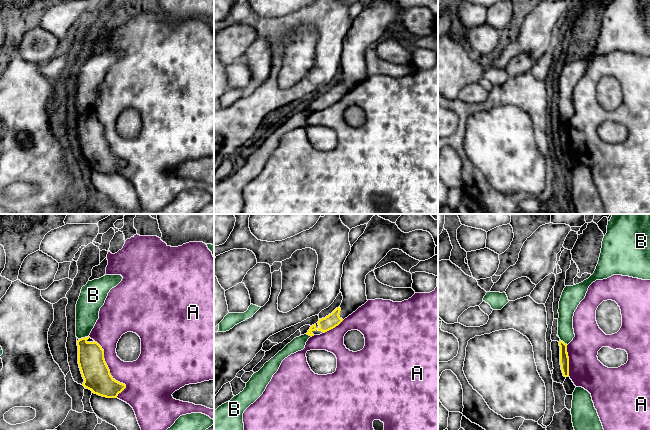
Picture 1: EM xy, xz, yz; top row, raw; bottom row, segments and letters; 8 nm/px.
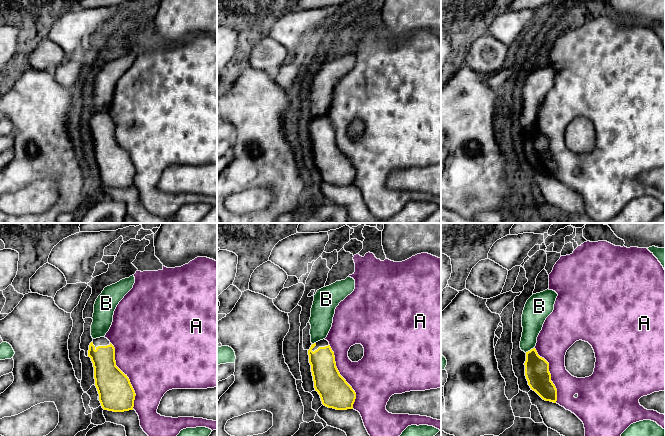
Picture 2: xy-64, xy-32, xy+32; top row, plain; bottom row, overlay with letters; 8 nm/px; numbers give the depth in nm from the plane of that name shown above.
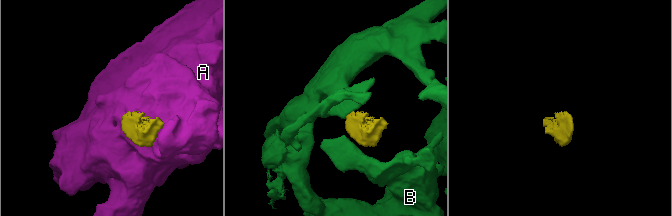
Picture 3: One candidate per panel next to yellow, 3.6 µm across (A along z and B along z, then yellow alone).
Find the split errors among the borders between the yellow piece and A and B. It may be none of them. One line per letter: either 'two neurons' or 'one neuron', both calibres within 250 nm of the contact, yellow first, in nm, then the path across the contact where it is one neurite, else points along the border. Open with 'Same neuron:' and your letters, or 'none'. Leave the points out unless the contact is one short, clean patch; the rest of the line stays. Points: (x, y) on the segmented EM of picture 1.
Same neuron: none
A: two neurons; calibres 220 and 260 nm
B: two neurons; calibres 220 and 190 nm; border xy (88, 335), (79, 339)

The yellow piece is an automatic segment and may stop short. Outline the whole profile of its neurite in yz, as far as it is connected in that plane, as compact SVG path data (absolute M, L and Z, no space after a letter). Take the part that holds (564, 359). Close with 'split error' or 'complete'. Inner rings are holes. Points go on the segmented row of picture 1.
M559 341L560 346L560 365L564 377L569 376L569 357L567 353L567 344L563 341Z | complete

